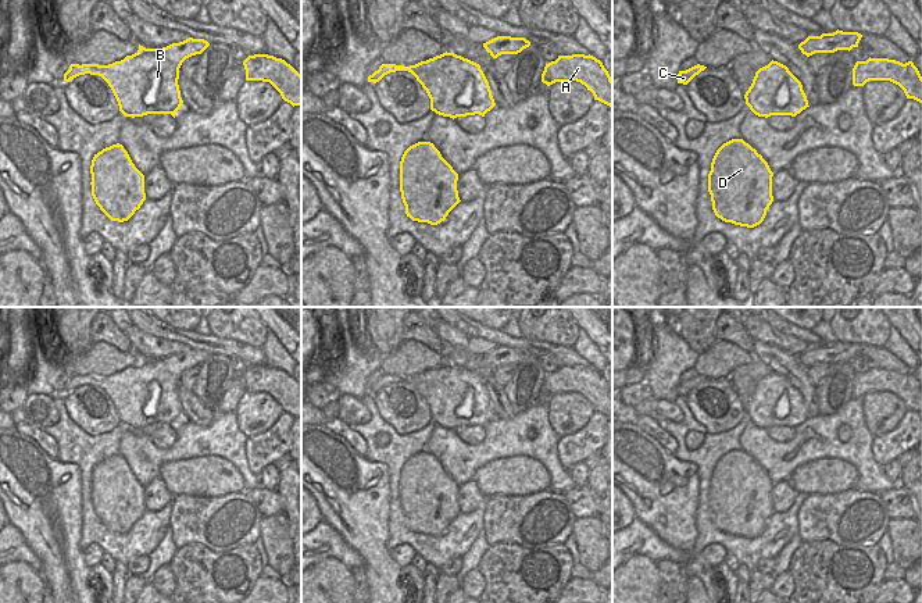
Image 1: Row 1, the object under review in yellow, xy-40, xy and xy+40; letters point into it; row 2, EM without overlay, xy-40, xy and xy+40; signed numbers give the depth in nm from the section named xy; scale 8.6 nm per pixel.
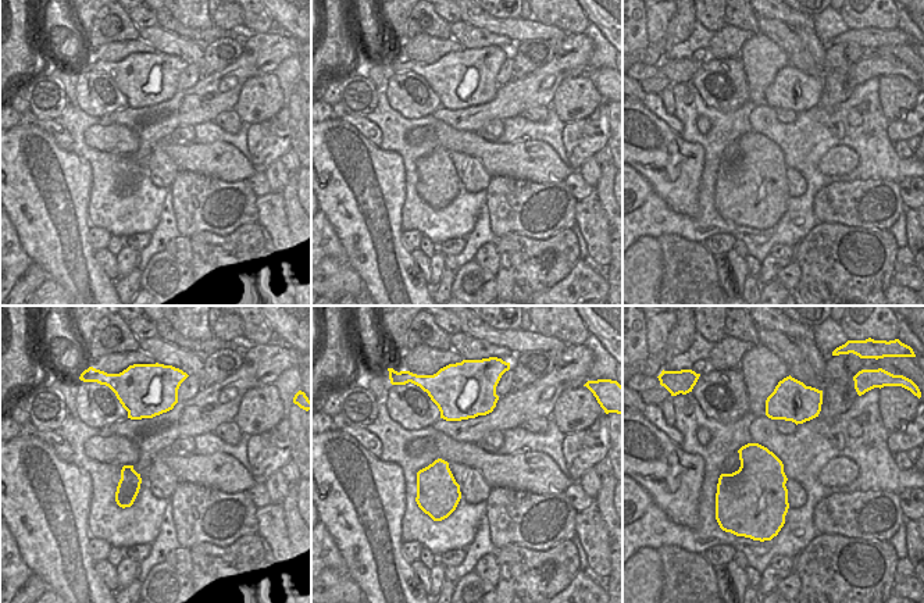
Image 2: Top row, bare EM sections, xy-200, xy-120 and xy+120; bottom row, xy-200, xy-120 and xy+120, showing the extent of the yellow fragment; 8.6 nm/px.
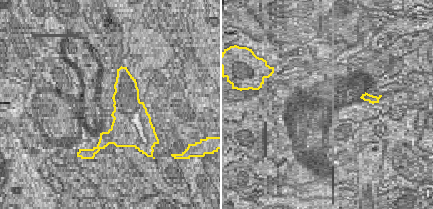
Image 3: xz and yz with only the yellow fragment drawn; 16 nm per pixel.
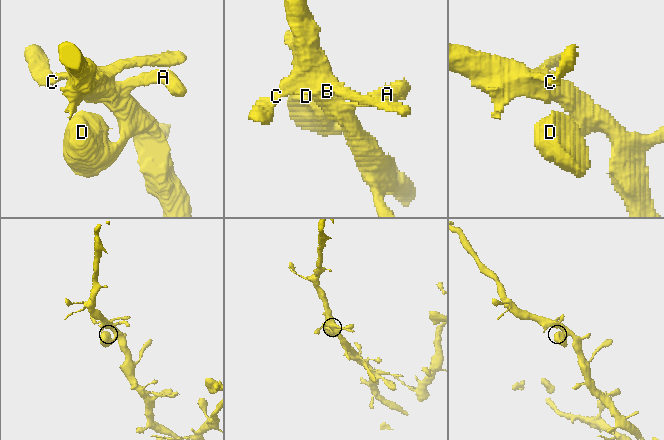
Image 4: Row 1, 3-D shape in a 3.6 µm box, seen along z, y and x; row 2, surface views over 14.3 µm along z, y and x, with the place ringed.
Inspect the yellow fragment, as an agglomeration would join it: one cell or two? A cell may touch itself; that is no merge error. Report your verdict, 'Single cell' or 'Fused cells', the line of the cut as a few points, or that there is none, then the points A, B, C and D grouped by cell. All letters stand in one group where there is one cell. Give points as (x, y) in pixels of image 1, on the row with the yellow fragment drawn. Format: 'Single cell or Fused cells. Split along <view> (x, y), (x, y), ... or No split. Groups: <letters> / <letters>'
Single cell. No split. Groups: A B C D.

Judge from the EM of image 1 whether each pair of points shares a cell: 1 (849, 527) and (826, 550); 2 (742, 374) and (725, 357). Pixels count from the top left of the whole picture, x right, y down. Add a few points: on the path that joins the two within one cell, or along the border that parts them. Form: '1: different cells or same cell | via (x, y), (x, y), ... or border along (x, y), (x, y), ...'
1: different cells | border along (803, 542), (832, 541), (836, 543), (867, 545)
2: different cells | border along (754, 357), (740, 364), (728, 377)

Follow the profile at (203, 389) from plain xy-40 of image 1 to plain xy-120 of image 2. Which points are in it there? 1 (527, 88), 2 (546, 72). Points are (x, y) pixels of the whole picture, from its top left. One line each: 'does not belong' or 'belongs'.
1: does not belong
2: does not belong

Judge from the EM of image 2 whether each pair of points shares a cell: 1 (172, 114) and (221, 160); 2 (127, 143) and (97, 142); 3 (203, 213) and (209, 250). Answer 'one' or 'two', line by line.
1: two
2: one
3: two

